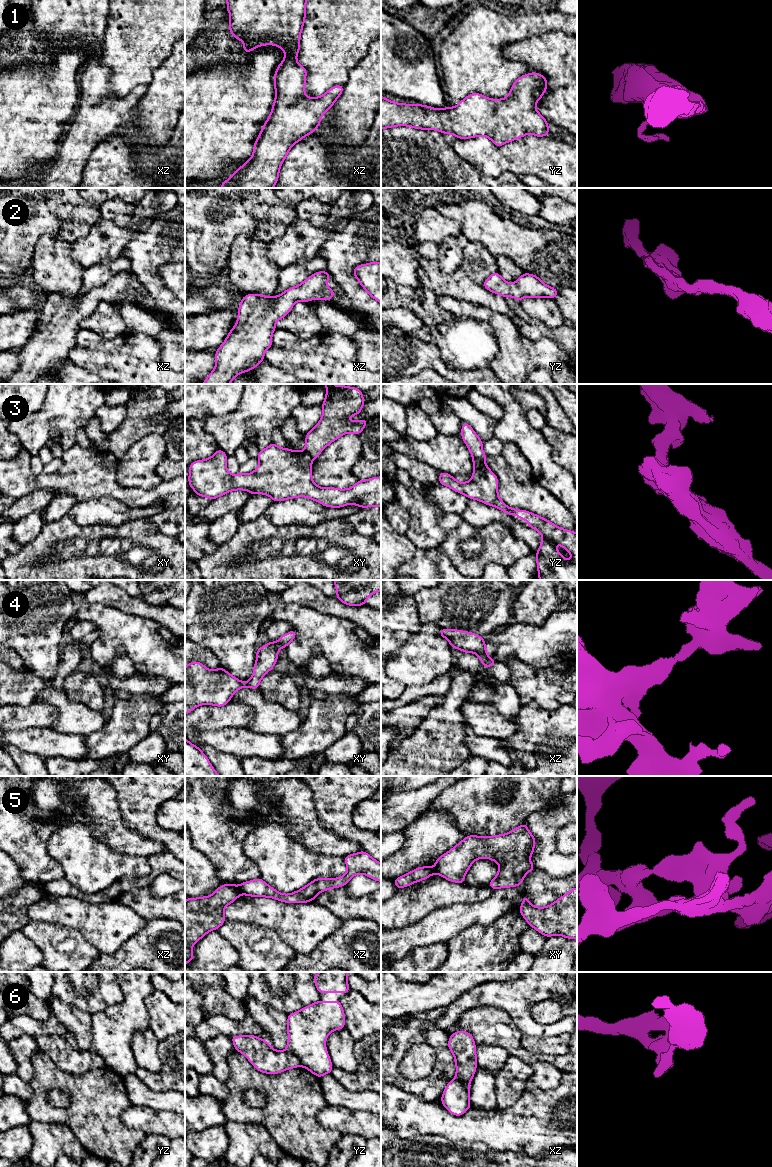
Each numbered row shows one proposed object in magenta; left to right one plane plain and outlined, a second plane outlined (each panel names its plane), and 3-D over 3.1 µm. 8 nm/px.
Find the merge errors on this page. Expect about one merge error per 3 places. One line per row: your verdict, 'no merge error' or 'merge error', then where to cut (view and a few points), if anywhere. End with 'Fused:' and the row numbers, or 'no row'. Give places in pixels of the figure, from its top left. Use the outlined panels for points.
1: no merge error; cut none
2: no merge error; cut none
3: merge error; cut yz (472, 456), (484, 461)
4: no merge error; cut none
5: merge error; cut xz (237, 886), (242, 893)
6: merge error; cut yz (287, 1048), (301, 1065)
Fused: 3, 5, 6

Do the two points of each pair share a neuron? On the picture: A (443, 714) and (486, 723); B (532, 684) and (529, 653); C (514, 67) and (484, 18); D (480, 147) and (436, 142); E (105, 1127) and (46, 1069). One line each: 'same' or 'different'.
A: different
B: different
C: same
D: different
E: same

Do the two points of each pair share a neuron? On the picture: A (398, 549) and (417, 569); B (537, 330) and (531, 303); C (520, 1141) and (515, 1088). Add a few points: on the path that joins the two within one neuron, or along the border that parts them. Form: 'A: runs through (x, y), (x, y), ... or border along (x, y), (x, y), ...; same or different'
A: border along (416, 548), (413, 556), (396, 569); different
B: border along (519, 302), (529, 315), (555, 328); different
C: border along (525, 1090), (510, 1106), (505, 1108), (497, 1107); different

